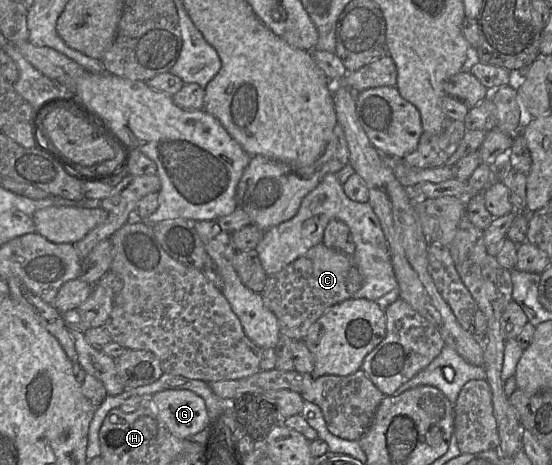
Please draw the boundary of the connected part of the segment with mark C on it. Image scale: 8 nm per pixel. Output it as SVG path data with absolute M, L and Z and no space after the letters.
M321 242L280 272L268 276L260 294L265 305L276 316L281 335L293 340L303 340L312 324L328 308L350 299L362 283L363 278L352 256Z

